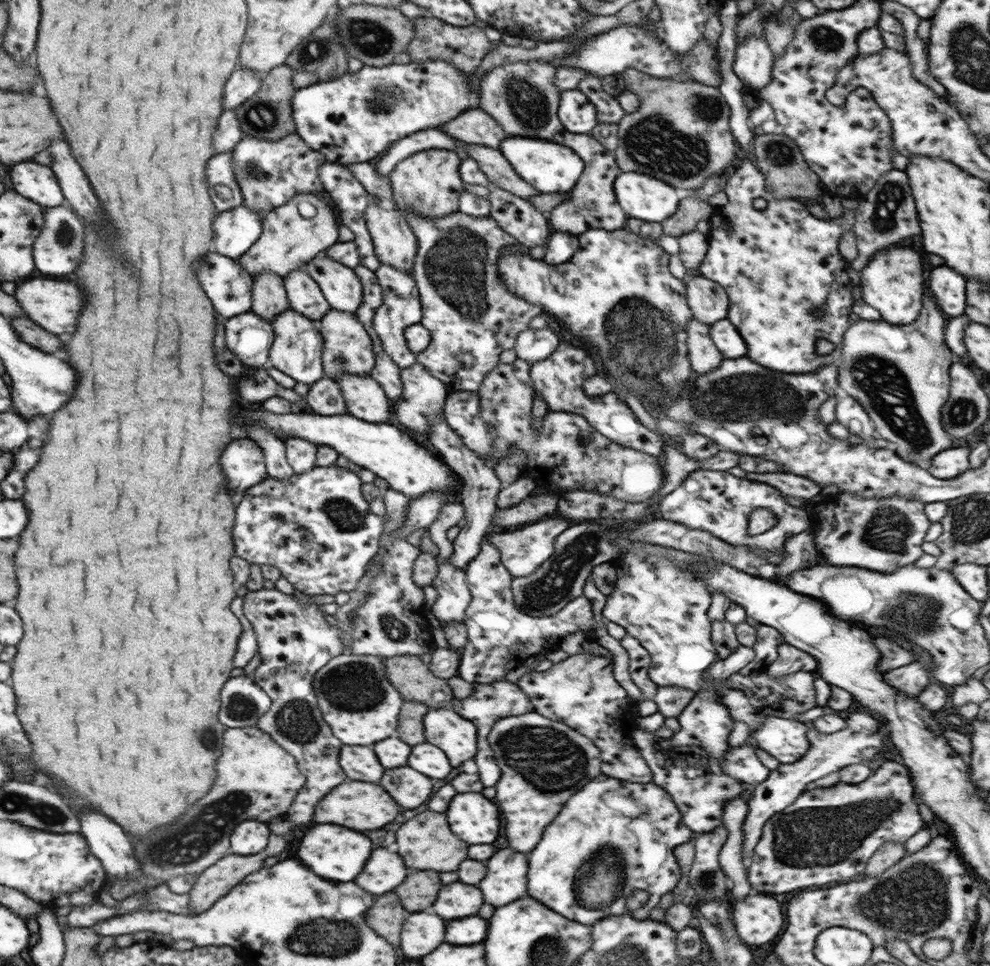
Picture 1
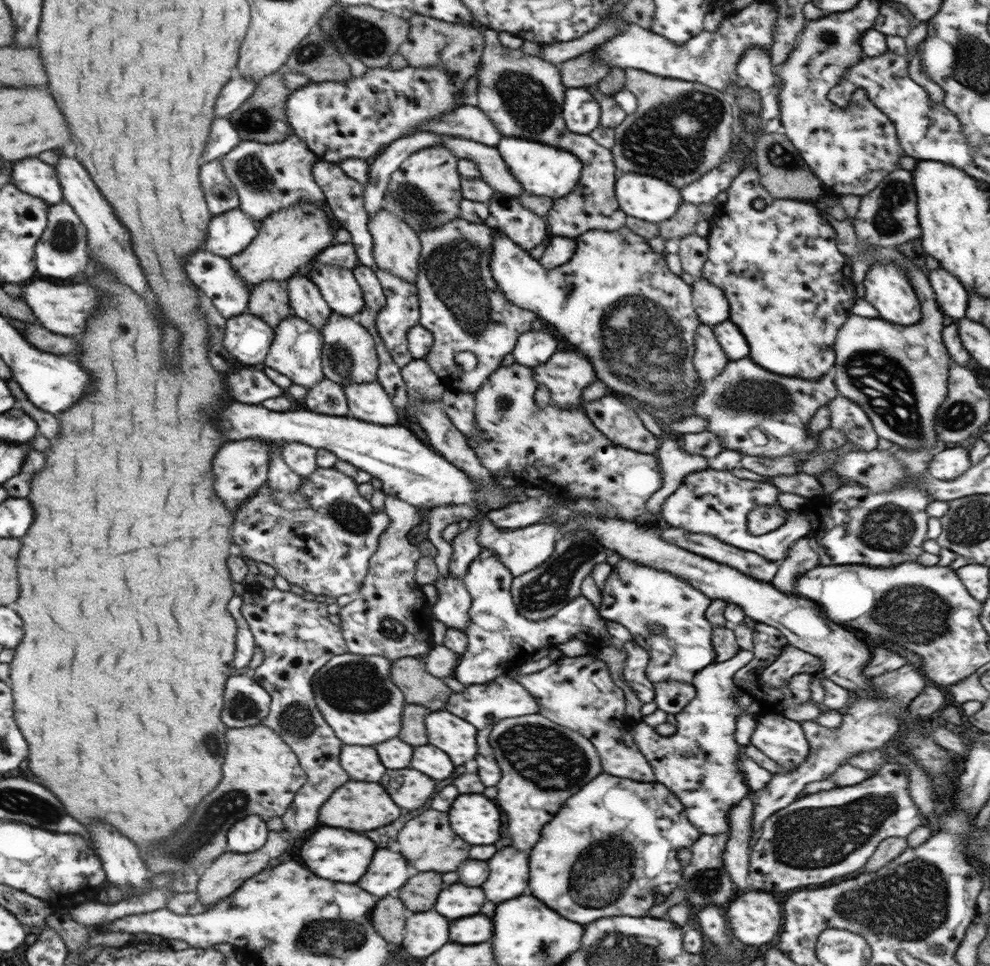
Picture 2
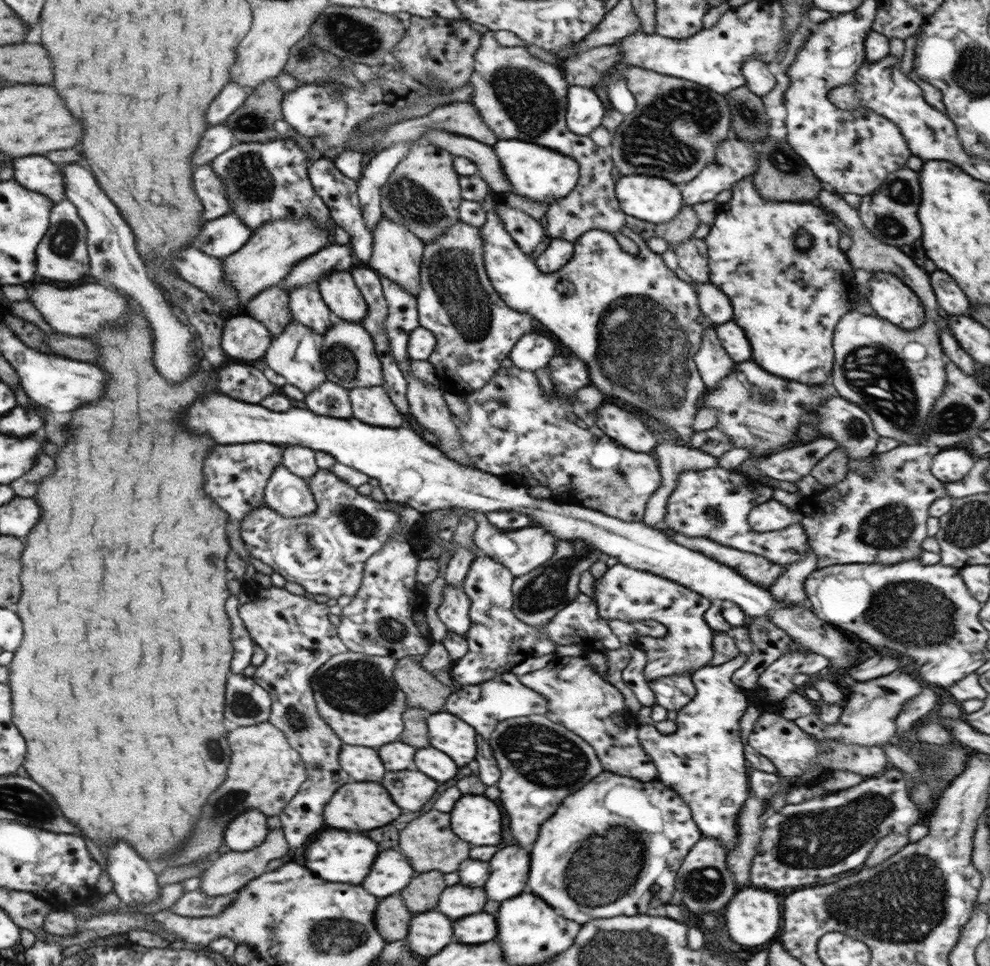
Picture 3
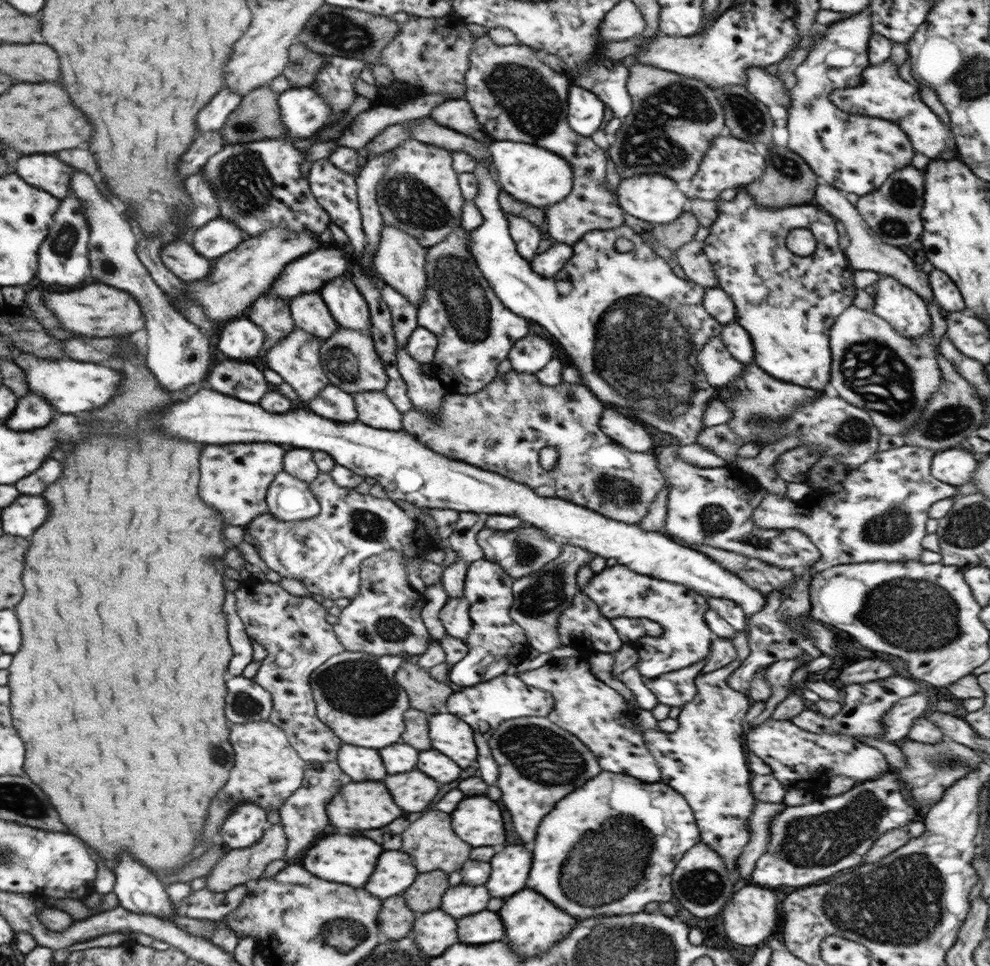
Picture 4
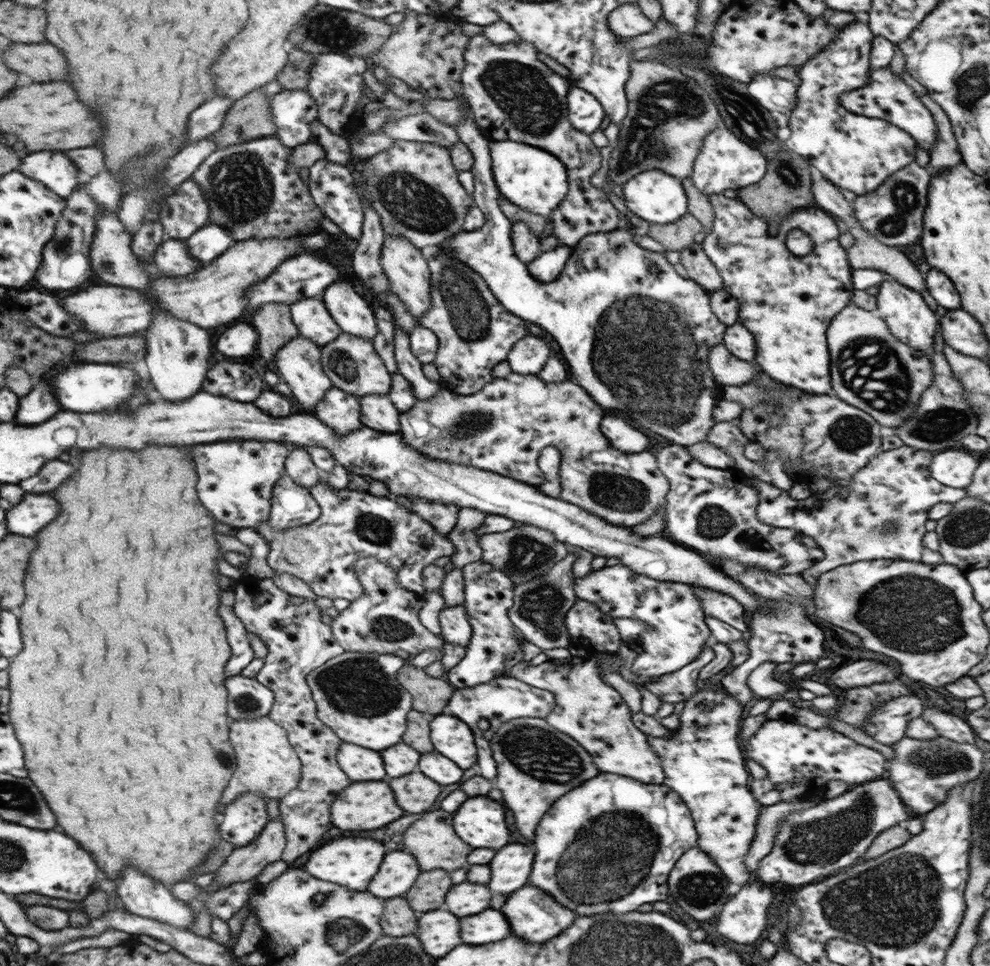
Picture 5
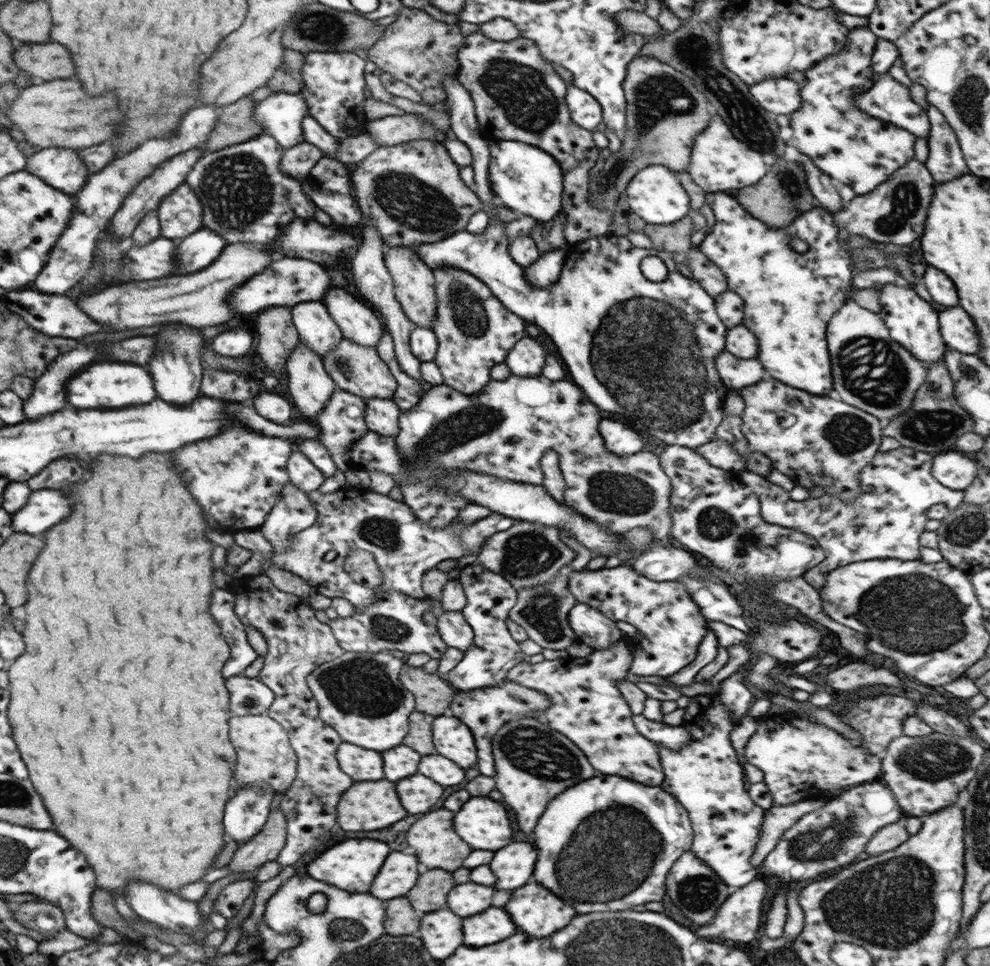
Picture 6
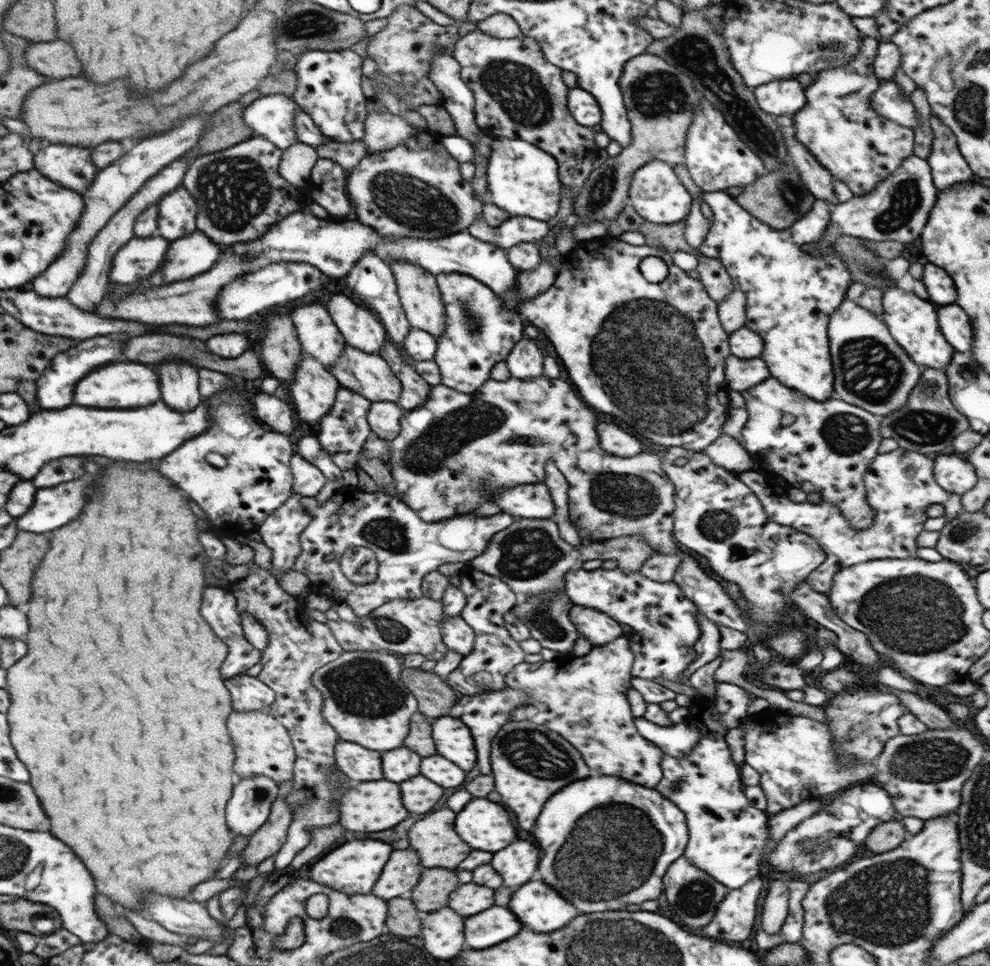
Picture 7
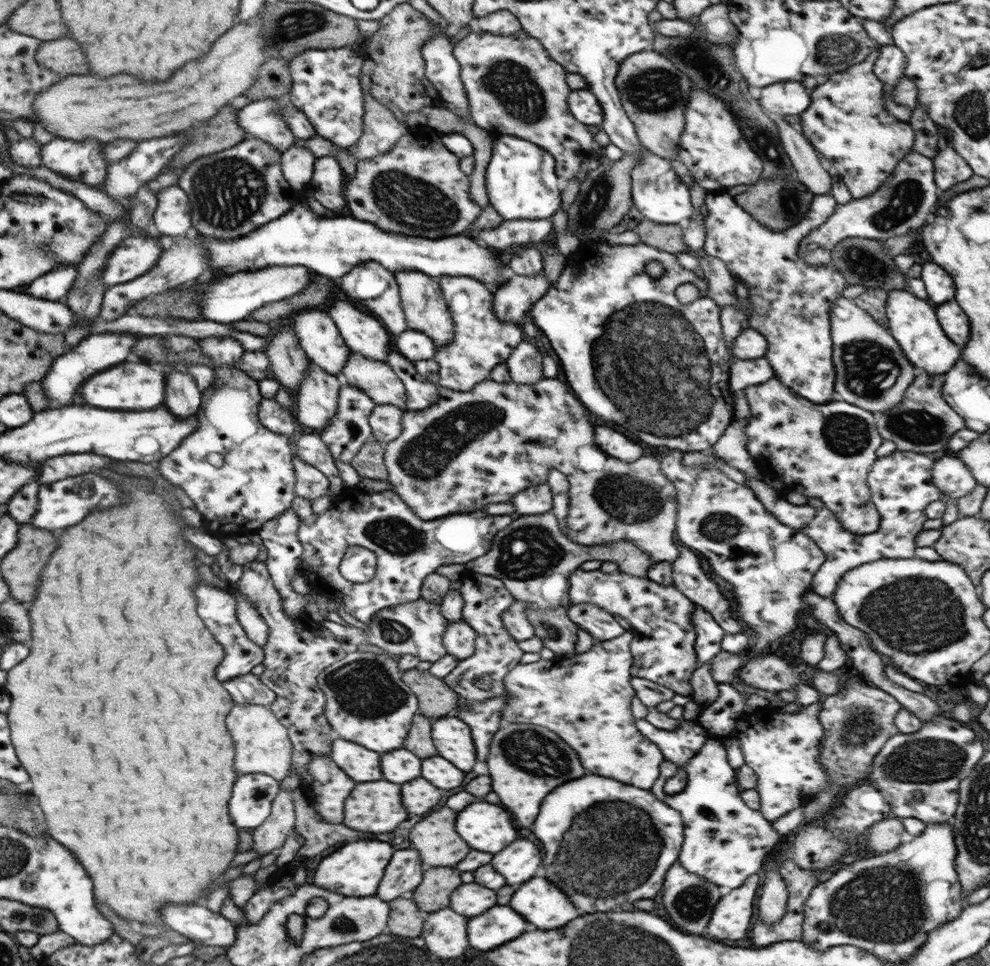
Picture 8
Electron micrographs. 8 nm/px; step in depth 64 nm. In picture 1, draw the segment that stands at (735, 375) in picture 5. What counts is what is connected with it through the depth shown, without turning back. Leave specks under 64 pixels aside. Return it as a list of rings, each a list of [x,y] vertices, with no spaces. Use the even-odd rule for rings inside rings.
[[[691,317],[687,319],[687,361],[694,374],[706,374],[720,365],[721,354],[709,338],[709,325]]]

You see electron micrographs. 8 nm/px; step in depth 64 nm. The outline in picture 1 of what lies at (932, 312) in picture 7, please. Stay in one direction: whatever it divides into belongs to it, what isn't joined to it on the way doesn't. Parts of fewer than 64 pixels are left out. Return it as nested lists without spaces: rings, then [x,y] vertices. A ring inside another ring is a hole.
[[[890,247],[879,249],[871,255],[871,259],[861,267],[858,286],[865,304],[874,308],[880,314],[881,322],[894,326],[912,323],[922,308],[921,294],[927,281],[923,278],[921,258],[925,256],[913,250],[913,247]]]

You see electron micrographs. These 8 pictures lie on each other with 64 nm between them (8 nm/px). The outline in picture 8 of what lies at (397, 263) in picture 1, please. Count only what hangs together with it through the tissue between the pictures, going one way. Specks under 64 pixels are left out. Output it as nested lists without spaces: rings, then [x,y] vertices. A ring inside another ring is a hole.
[[[395,271],[394,279],[398,286],[401,310],[407,329],[419,331],[429,336],[435,348],[449,343],[453,337],[453,320],[449,316],[449,310],[443,300],[438,283],[419,271]]]

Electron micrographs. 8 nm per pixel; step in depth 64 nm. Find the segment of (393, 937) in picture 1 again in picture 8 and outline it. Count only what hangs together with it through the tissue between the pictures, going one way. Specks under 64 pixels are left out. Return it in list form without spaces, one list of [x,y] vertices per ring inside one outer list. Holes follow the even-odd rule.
[[[397,898],[397,900],[389,902],[387,928],[395,936],[405,936],[405,938],[419,936],[423,918],[425,918],[425,914],[419,912],[411,900]]]

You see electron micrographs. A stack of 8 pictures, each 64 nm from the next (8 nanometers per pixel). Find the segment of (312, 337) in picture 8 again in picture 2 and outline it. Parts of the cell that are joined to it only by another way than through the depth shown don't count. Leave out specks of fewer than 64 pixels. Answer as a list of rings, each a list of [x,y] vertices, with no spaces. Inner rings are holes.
[[[295,272],[285,280],[284,287],[292,314],[313,325],[317,330],[321,329],[332,311],[313,282]]]

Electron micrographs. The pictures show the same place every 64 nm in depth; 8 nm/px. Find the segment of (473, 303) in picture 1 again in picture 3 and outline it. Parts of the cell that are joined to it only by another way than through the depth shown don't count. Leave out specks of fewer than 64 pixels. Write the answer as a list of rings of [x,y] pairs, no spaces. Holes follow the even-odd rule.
[[[459,220],[447,227],[441,235],[433,237],[433,241],[423,245],[419,267],[421,287],[416,298],[418,325],[431,331],[435,337],[435,346],[426,362],[433,368],[441,390],[451,395],[465,396],[488,384],[490,376],[500,369],[501,362],[510,354],[517,339],[530,333],[533,328],[533,317],[507,307],[491,286],[483,268],[481,246],[483,239],[479,235],[479,227],[469,226]],[[465,355],[471,359],[471,363],[459,364],[457,359]]]

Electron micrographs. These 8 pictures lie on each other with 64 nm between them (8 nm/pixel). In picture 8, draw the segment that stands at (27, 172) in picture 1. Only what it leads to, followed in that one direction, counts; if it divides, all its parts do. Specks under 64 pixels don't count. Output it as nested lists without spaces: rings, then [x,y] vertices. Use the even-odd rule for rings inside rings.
[[[53,137],[49,142],[39,147],[39,155],[41,155],[40,165],[49,168],[57,176],[63,176],[65,180],[96,186],[101,182],[105,182],[105,178],[108,178],[108,162],[105,161],[105,156],[101,152],[104,145],[105,143],[93,140],[92,137],[79,141]]]

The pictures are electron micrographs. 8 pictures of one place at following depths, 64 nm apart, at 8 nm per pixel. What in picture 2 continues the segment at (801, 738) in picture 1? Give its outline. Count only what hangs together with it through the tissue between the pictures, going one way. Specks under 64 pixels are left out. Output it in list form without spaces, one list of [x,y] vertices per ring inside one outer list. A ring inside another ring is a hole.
[[[773,714],[757,718],[755,728],[750,736],[750,743],[777,763],[783,769],[795,769],[797,765],[805,761],[809,753],[809,744],[804,736],[803,729],[798,722],[789,720],[783,714]]]

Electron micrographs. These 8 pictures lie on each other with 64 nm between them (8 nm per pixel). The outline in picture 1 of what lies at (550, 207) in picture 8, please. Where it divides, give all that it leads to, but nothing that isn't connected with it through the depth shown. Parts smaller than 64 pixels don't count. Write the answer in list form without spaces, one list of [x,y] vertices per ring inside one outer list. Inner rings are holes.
[[[508,135],[499,145],[498,151],[513,167],[515,173],[525,183],[535,187],[538,193],[569,192],[575,186],[584,167],[583,161],[573,153],[573,150],[546,140]]]

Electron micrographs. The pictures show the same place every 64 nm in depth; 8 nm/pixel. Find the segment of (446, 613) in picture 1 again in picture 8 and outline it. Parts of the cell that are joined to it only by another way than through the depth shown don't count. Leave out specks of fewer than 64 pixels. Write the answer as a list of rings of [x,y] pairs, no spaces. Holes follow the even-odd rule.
[[[447,621],[442,636],[446,654],[463,660],[473,654],[476,634],[468,624],[461,621]]]

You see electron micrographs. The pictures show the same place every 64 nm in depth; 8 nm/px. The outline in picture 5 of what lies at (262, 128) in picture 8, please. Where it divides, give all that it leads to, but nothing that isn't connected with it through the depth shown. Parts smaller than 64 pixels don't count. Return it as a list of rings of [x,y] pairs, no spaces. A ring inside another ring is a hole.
[[[283,89],[269,98],[269,115],[275,123],[274,136],[293,149],[311,138],[309,124],[317,121],[317,105],[306,89]]]

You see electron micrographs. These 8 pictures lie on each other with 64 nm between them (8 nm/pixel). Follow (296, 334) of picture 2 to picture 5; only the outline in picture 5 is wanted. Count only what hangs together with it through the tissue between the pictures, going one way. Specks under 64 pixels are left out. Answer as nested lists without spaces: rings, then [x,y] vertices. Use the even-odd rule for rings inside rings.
[[[297,336],[289,339],[281,348],[277,349],[272,358],[271,367],[291,390],[293,400],[296,400],[303,412],[312,412],[324,393],[332,387],[320,364],[320,348],[313,341]]]

